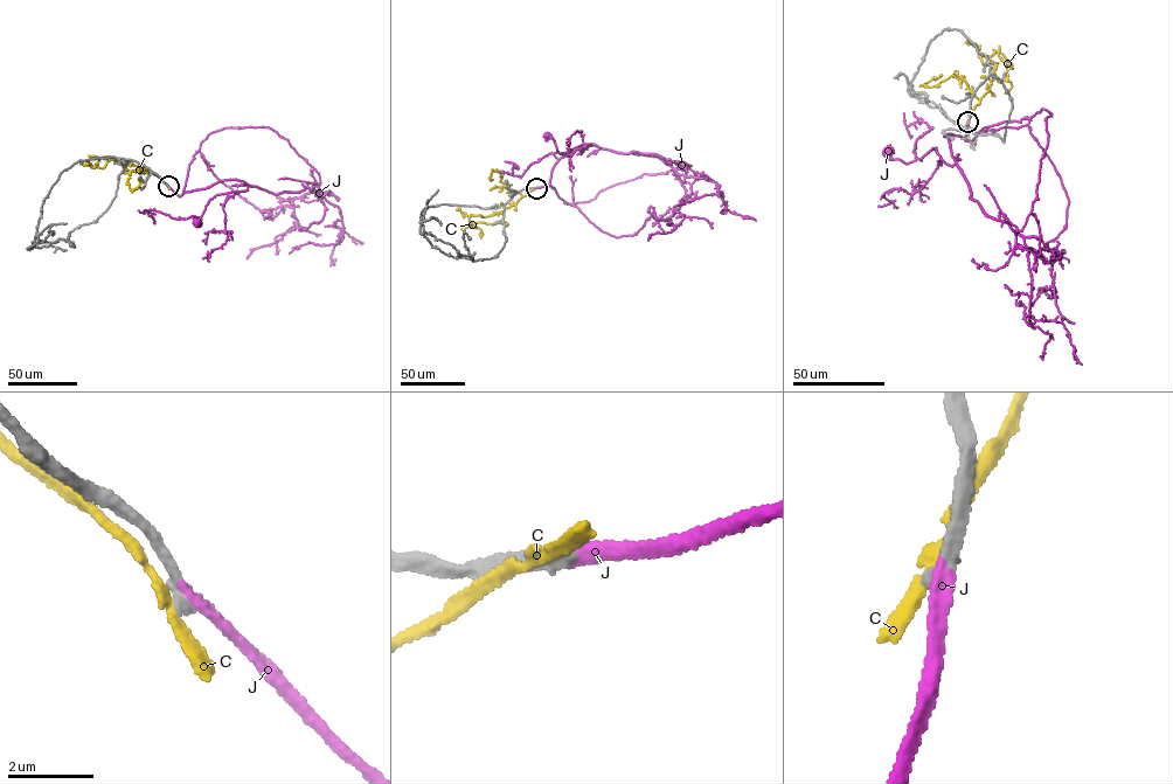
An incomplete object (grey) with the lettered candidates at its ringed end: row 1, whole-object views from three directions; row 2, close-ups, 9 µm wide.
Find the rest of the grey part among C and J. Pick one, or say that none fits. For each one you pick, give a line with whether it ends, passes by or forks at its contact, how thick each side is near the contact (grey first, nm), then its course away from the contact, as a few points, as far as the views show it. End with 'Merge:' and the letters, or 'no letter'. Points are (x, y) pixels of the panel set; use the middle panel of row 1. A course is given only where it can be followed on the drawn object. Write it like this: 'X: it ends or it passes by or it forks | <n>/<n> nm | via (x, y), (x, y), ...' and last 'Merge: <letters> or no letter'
J: it ends | 380/340 nm | via (536, 188), (548, 186), (561, 158), (580, 147), (601, 148), (581, 145), (560, 153), (547, 136)
Merge: J

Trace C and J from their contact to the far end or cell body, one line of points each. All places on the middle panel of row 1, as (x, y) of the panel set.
C: (535, 187), (502, 210), (500, 221), (474, 223), (481, 230), (480, 237)
J: (536, 188), (548, 186), (561, 158), (580, 147), (601, 148), (581, 145), (560, 153), (547, 136)

